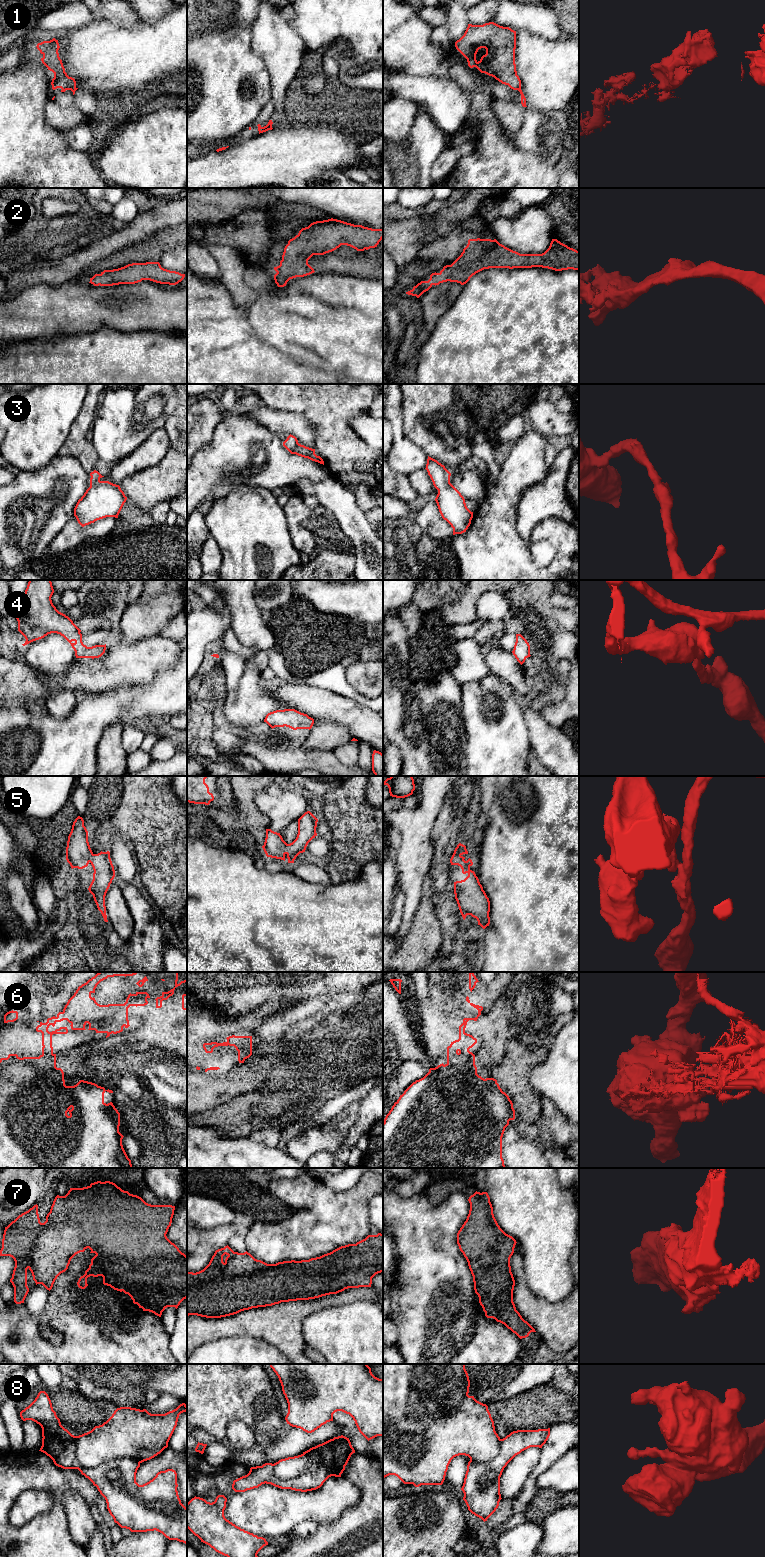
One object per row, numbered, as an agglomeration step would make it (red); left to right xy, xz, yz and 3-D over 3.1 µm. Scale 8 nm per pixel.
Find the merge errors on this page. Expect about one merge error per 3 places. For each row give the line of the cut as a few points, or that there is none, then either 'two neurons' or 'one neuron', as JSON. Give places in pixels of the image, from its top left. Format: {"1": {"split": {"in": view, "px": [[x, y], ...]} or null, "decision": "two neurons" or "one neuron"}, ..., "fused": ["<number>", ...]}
{"1": {"split": {"in": "xz", "px": [[271, 126], [265, 129], [260, 127]]}, "decision": "two neurons"}, "2": {"split": null, "decision": "one neuron"}, "3": {"split": null, "decision": "one neuron"}, "4": {"split": null, "decision": "one neuron"}, "5": {"split": null, "decision": "one neuron"}, "6": {"split": {"in": "yz", "px": [[447, 1049], [458, 1053], [471, 1053]]}, "decision": "two neurons"}, "7": {"split": null, "decision": "one neuron"}, "8": {"split": {"in": "xy", "px": [[75, 1437], [76, 1459], [84, 1466], [118, 1458], [139, 1463]]}, "decision": "two neurons"}, "fused": ["1", "6", "8"]}

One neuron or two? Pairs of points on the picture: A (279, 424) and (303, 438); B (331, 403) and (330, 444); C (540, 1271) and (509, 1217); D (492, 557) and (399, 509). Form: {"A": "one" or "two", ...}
{"A": "one", "B": "one", "C": "one", "D": "two"}

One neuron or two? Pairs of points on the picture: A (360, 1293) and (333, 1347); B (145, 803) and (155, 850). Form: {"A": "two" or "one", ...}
{"A": "two", "B": "one"}

